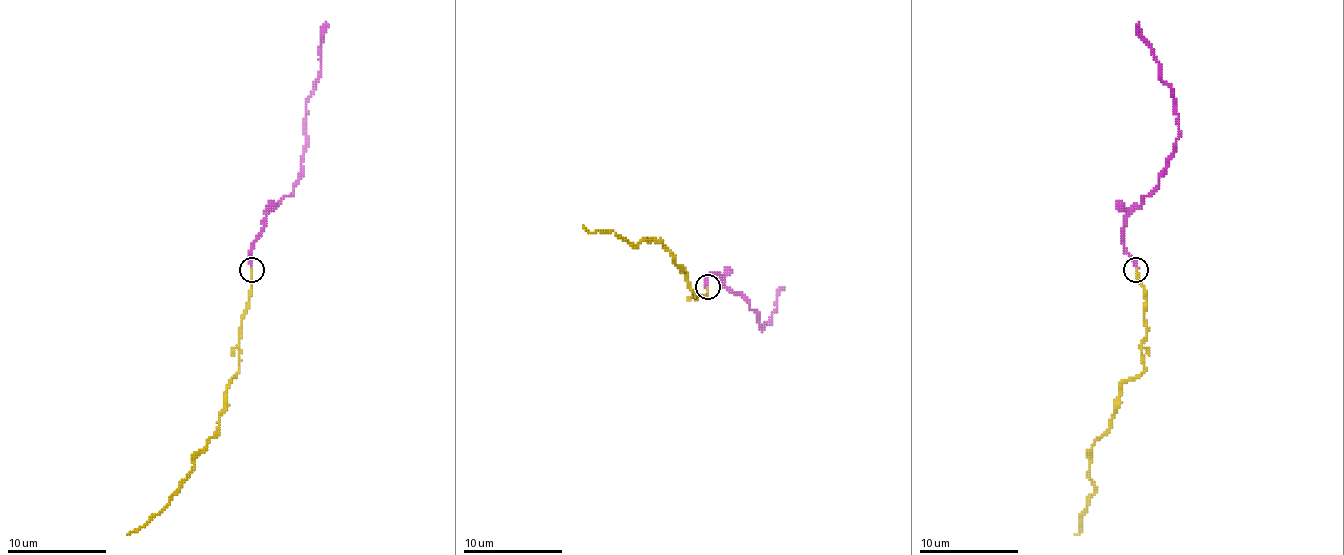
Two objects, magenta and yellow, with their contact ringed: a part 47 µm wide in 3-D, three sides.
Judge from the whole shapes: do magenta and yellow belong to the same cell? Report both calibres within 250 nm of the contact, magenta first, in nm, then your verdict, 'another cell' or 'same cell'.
190/150 nm | another cell

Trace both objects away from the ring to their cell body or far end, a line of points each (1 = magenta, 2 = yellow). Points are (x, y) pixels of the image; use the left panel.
1: (251, 268), (254, 246), (264, 218), (293, 191), (306, 151), (306, 99), (318, 79), (326, 22)
2: (251, 270), (239, 370), (226, 385), (219, 425), (177, 492), (157, 514), (127, 534)

